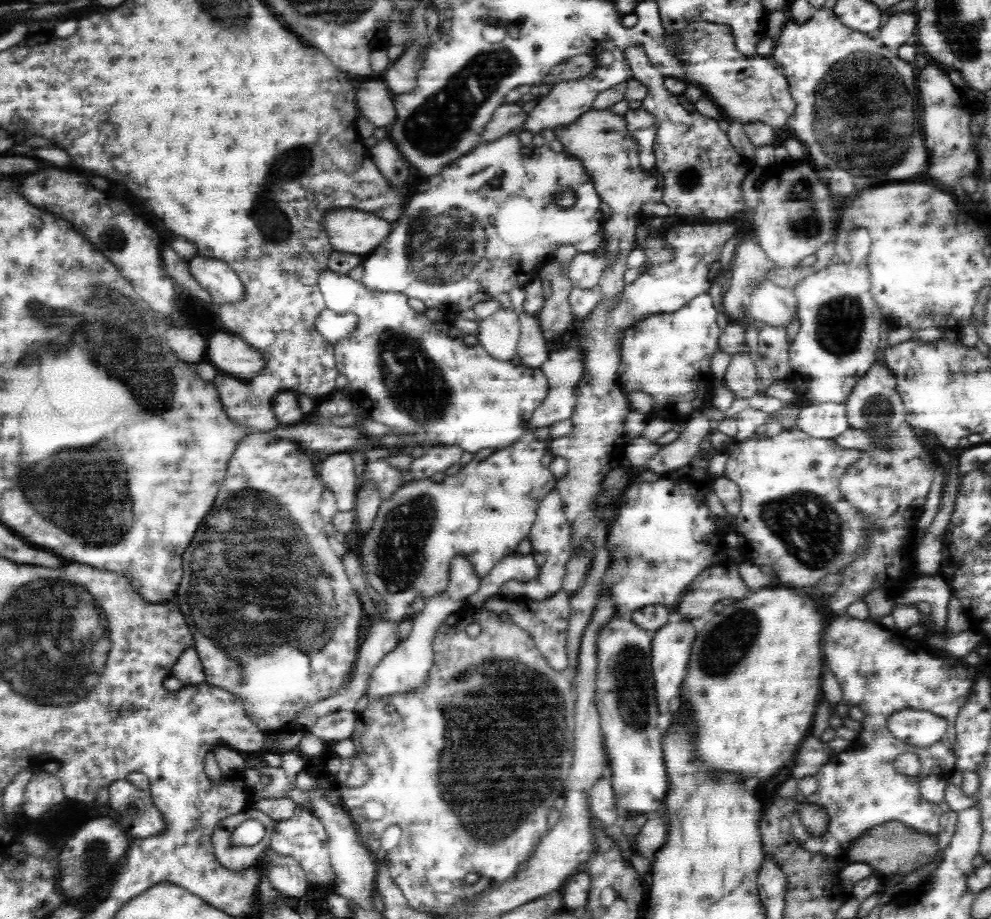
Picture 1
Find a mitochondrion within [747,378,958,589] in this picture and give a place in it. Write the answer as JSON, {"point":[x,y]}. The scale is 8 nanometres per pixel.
{"point":[802,519]}

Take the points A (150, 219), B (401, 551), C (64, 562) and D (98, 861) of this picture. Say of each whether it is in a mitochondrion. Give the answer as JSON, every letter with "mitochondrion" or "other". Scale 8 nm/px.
{"A":"other","B":"mitochondrion","C":"other","D":"mitochondrion"}

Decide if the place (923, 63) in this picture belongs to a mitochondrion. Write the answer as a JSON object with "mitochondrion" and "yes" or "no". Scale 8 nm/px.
{"mitochondrion":"no"}

